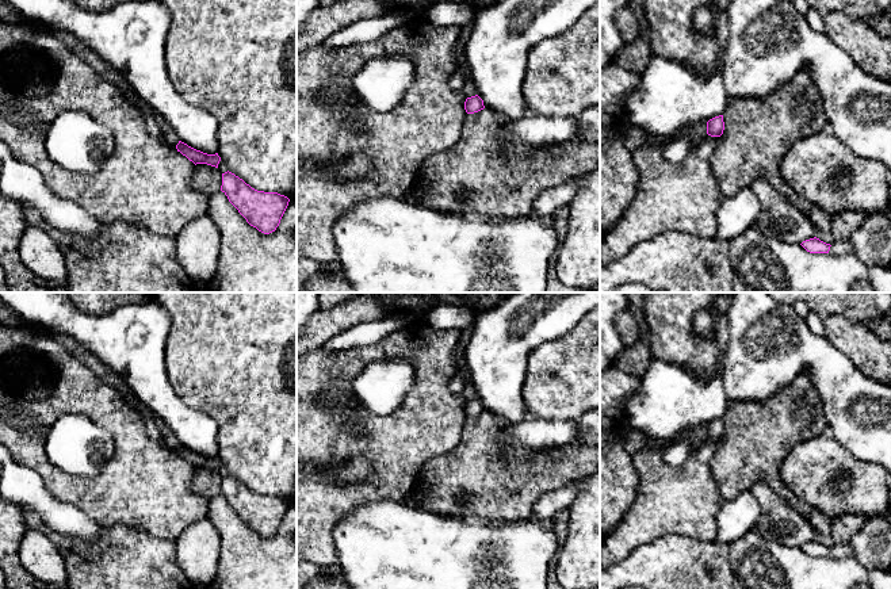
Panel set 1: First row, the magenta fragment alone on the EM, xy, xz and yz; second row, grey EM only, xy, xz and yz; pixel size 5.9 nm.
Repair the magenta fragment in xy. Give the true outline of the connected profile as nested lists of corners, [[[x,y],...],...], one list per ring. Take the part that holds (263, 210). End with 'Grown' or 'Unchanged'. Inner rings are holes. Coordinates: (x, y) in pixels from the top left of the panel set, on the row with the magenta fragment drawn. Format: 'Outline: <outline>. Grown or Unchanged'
Outline: [[[232,172],[222,173],[221,191],[246,222],[264,234],[276,230],[290,199],[278,192],[252,188]]]. Unchanged

